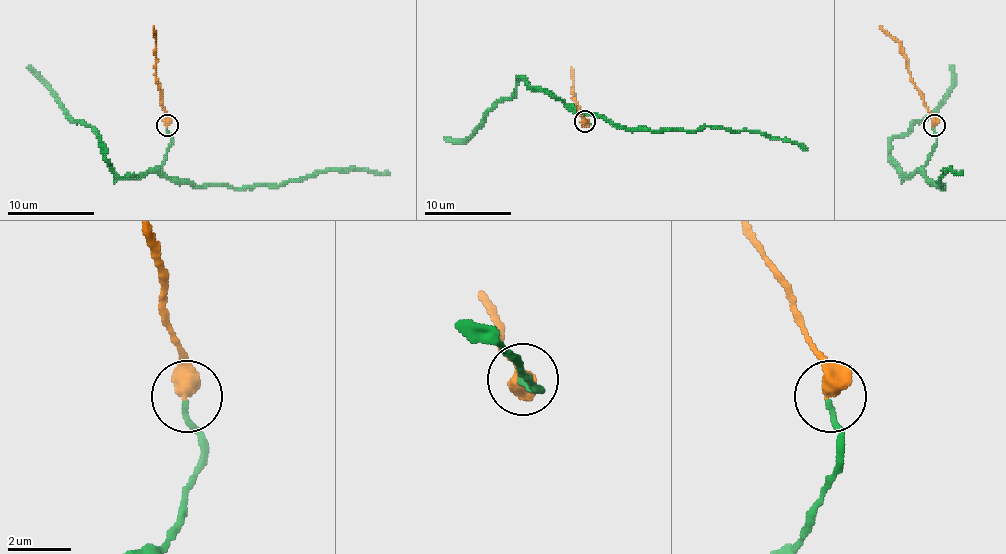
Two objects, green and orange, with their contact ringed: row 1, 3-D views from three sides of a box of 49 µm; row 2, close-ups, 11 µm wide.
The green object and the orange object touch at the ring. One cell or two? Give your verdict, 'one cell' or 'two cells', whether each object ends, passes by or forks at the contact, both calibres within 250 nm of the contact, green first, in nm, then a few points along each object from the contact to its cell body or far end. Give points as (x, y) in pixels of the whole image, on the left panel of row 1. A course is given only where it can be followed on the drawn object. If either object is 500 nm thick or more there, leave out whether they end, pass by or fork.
one cell; calibres 150 and 600 nm; course green (166, 127), (171, 146), (162, 170), (169, 177), (197, 186), (282, 186), (341, 170), (390, 175); course orange (166, 124), (162, 94), (155, 76), (153, 26)

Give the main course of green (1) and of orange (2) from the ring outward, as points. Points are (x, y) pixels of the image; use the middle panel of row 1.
1: (584, 122), (588, 124), (580, 111), (652, 130), (706, 126), (759, 130), (807, 150)
2: (584, 122), (573, 98), (571, 67)

